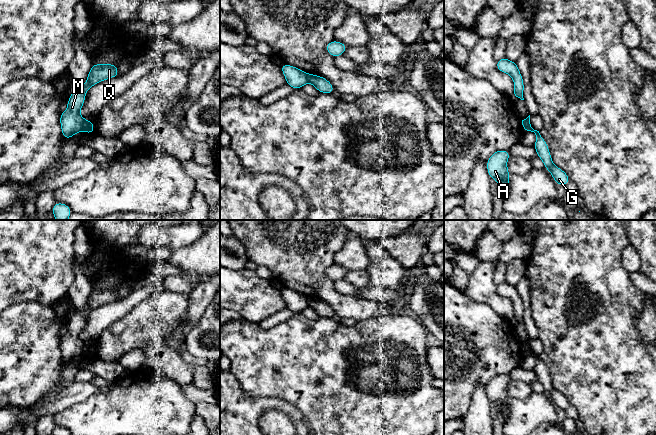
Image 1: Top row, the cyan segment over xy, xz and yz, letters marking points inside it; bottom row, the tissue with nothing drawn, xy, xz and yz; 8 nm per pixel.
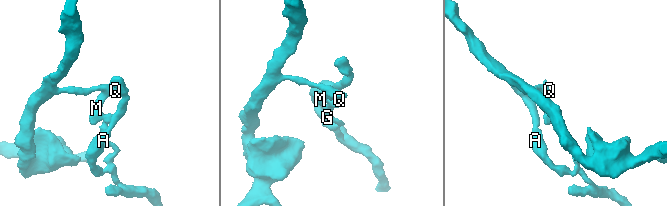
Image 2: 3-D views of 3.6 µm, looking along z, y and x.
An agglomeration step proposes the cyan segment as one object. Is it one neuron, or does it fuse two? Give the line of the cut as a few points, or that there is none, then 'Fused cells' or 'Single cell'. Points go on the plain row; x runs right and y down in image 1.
Split along xy (86, 344), (83, 353). Fused cells

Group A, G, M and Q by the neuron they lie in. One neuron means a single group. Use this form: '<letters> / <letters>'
A G / M Q

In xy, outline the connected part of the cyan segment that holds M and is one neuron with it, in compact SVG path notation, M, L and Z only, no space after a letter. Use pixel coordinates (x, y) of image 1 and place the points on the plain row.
M92 288L84 309L75 308L68 323L67 334L60 337L60 350L64 363L71 363L76 357L84 355L85 343L80 339L86 322L85 317L95 308L119 299L115 288Z

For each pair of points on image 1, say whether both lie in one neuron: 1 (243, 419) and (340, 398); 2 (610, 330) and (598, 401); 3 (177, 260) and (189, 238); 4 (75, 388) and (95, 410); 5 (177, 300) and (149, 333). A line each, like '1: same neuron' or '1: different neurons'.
1: different neurons
2: same neuron
3: different neurons
4: different neurons
5: same neuron

